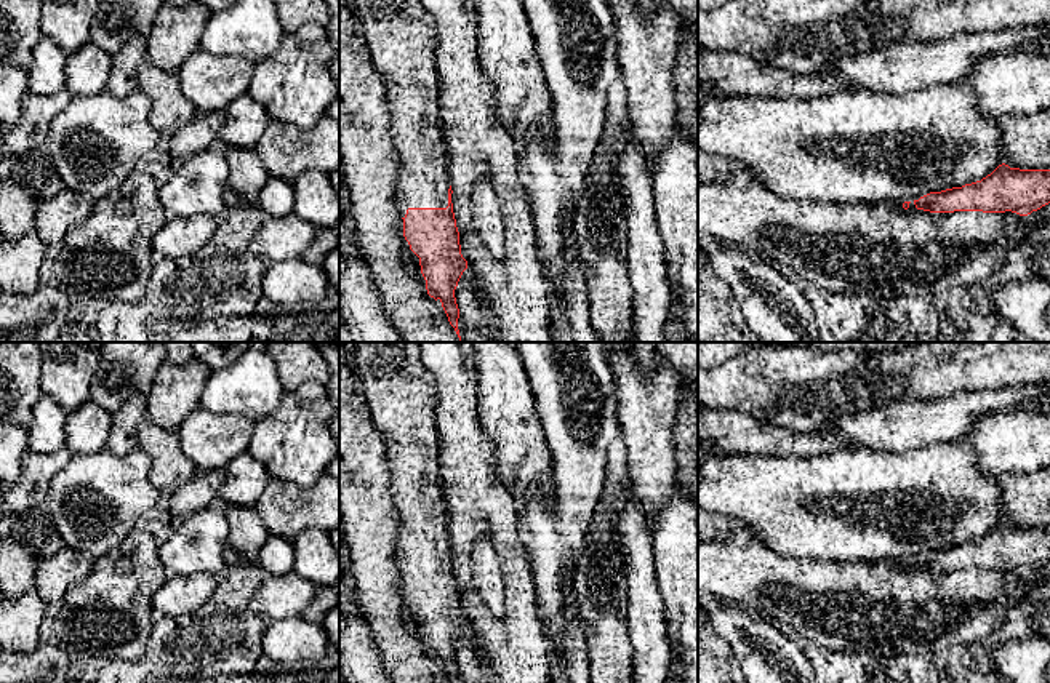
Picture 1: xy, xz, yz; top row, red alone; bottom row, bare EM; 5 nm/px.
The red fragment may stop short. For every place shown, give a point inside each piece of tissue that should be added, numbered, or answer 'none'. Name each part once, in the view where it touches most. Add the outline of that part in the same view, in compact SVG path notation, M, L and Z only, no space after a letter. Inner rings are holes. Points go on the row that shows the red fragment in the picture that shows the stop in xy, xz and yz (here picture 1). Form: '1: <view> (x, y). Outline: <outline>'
1: xz (400, 35). Outline: M355 0L355 10L371 62L386 83L394 147L400 163L399 211L405 218L408 208L447 208L450 171L439 109L435 22L421 0Z

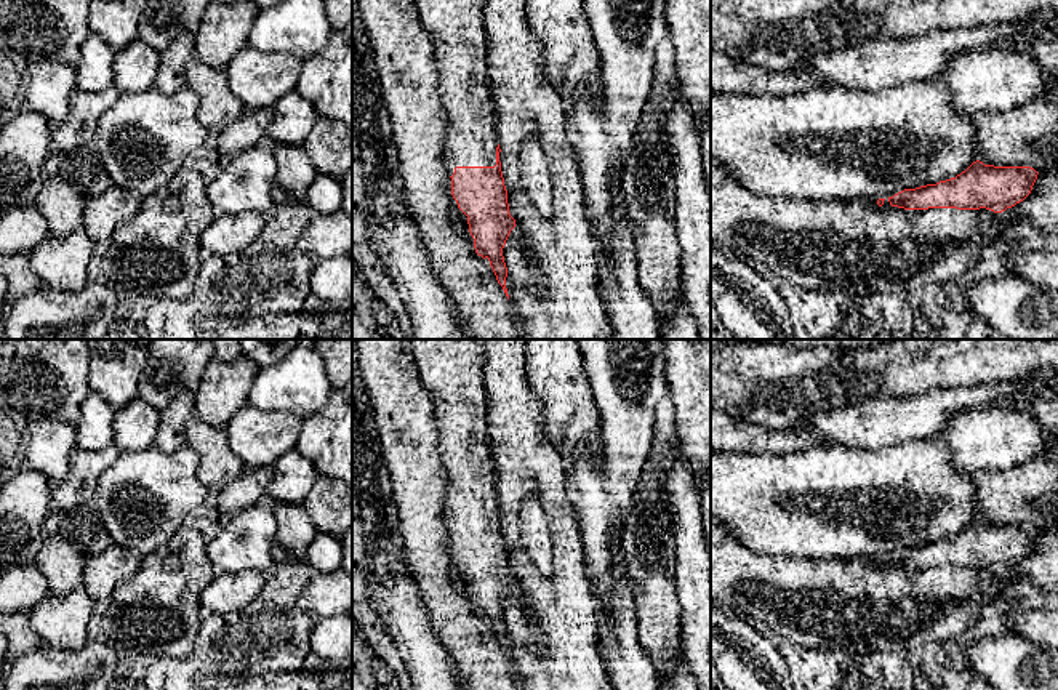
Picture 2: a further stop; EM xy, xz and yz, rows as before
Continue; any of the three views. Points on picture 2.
1: xz (456, 28). Outline: M413 0L419 21L429 32L440 77L447 115L445 162L450 176L456 166L495 166L498 130L487 67L483 0Z

